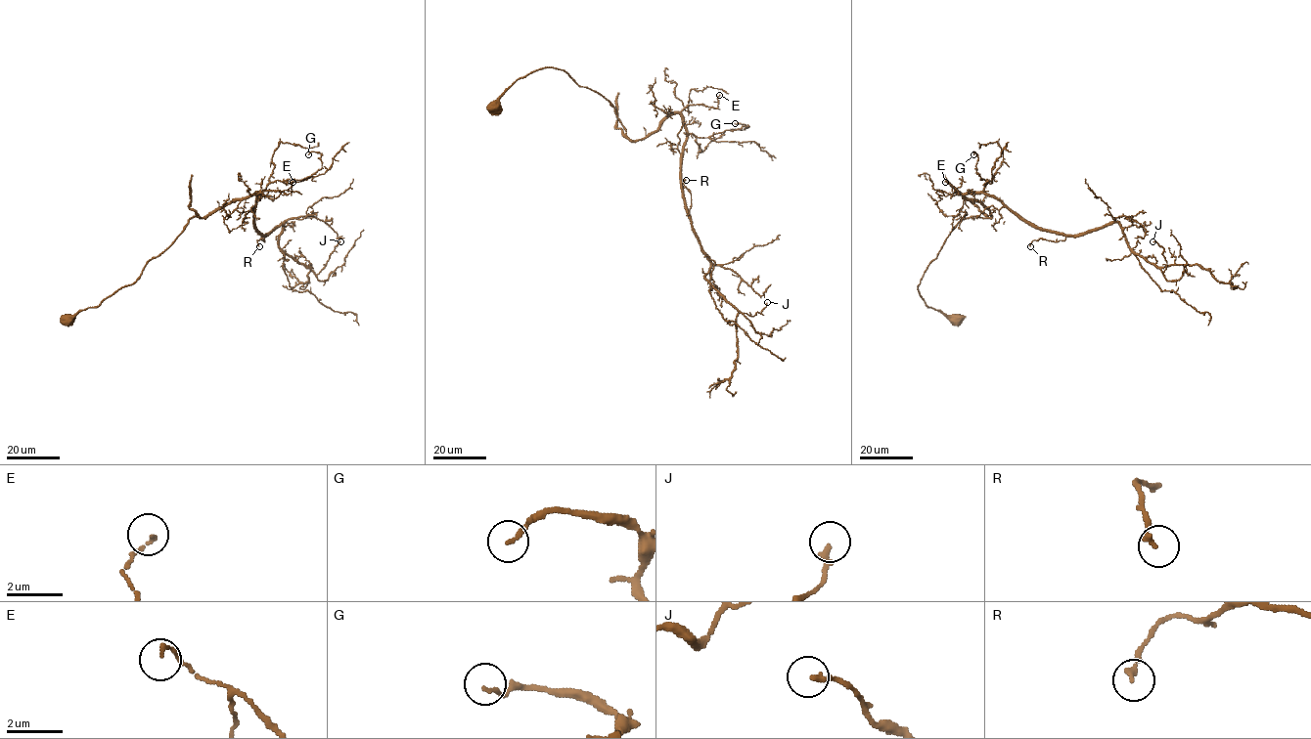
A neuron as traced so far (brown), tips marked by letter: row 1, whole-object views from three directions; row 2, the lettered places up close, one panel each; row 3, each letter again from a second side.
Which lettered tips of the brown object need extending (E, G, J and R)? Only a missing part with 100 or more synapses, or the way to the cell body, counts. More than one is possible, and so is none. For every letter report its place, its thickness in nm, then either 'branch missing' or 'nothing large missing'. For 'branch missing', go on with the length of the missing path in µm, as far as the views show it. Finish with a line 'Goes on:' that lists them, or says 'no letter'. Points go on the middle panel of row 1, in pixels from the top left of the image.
E: at (719, 95); 130 nm thick; nothing large missing
G: at (735, 123); 150 nm thick; nothing large missing
J: at (767, 302); 180 nm thick; nothing large missing
R: at (686, 180); 190 nm thick; nothing large missing
Goes on: no letter

